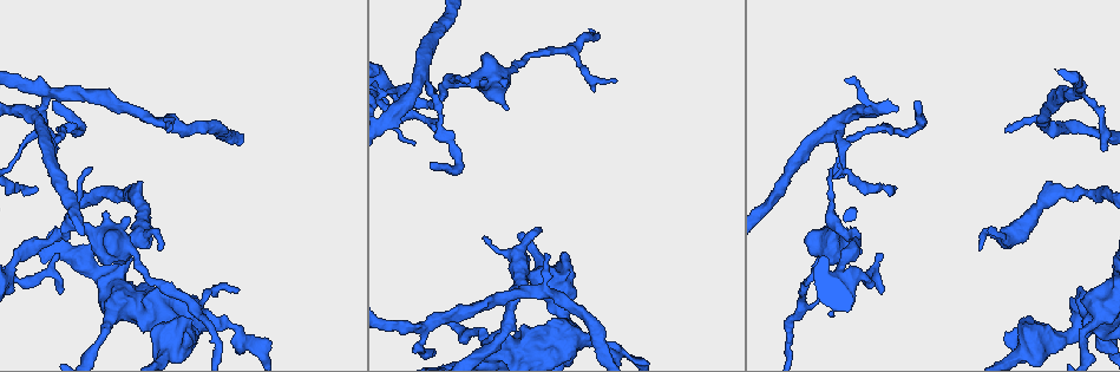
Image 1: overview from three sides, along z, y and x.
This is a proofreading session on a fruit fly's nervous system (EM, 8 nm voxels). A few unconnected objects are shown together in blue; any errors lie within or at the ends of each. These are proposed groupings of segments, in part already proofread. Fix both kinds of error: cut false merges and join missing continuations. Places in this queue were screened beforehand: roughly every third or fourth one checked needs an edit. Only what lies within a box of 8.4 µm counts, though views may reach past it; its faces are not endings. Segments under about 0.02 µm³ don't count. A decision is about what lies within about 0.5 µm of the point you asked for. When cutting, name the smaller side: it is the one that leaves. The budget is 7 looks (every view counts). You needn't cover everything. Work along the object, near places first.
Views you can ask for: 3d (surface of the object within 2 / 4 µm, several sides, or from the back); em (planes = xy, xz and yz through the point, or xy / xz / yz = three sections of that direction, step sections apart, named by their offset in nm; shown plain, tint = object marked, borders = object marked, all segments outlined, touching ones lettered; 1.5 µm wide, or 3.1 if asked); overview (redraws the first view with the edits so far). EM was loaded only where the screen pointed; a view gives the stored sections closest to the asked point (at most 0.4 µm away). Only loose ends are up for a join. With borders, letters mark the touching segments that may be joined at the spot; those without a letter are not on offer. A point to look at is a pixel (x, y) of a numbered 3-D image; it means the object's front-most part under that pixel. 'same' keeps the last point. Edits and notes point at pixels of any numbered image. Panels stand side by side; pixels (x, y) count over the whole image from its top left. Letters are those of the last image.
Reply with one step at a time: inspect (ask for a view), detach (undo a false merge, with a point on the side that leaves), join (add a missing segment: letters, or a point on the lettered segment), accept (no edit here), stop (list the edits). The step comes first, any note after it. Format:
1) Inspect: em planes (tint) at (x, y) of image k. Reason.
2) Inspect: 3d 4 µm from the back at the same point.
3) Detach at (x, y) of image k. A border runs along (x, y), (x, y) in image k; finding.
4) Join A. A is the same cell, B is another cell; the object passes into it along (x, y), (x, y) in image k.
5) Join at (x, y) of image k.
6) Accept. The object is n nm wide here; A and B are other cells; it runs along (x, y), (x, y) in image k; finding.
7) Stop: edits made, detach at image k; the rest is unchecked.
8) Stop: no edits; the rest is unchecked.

Inspect: em planes (tint) at (1073, 91) of image 1. Three-way junction.

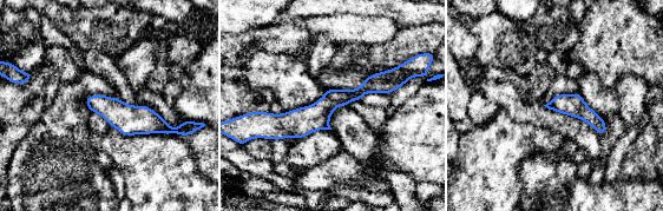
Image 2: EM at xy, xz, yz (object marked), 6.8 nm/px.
Inspect: em planes (borders) at the same point. See the neighbours.

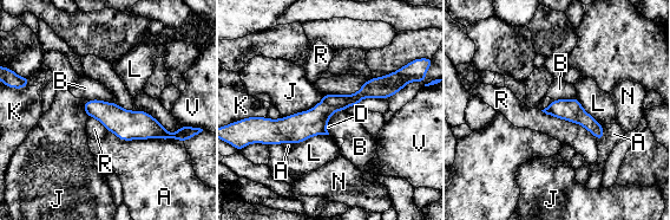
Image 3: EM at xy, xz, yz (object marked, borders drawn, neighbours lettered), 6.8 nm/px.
Accept. A, B, D, J, K, L, N, R and V are other cells; a border runs along (87, 99), (103, 99), (116, 103) in image 3; continuous, no second cell.

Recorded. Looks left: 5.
Inspect: 3d 4 µm at (485, 238) of image 1. Tapers out.

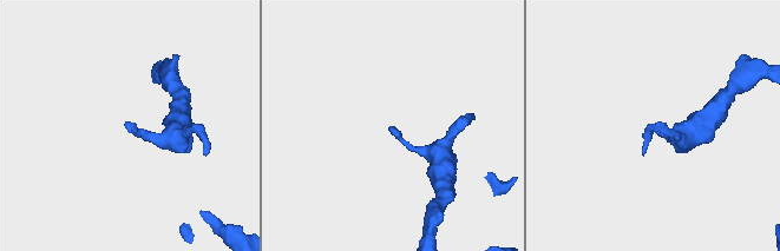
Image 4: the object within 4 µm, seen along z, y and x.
Inspect: em planes (borders) at (392, 131) of image 4. Now the EM.

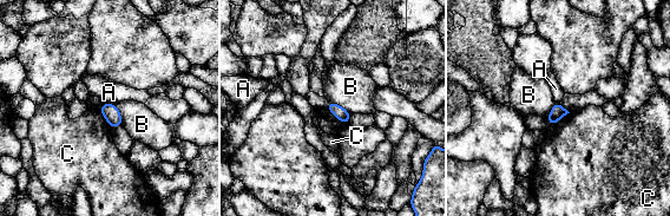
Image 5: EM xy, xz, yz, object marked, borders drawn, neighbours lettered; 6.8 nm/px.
Accept. A, B and C are other cells; a border runs along (570, 112), (549, 126) in image 5; none of them fits.

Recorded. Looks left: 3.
Inspect: em planes (borders) at (895, 186) of image 1. End of a long branch.

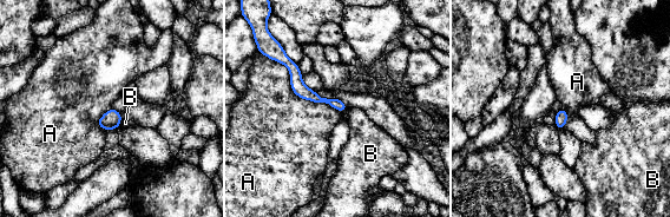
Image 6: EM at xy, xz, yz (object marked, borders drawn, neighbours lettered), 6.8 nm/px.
Accept. The object is 80 nm wide here; A and B are other cells; a border runs along (271, 59), (295, 94), (341, 113) in image 6; no lettered segment goes on from it.

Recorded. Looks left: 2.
Stop: no edits; the rest is unchecked.

